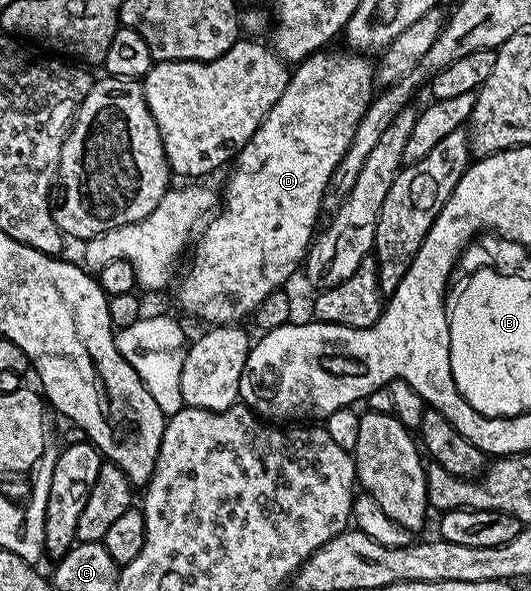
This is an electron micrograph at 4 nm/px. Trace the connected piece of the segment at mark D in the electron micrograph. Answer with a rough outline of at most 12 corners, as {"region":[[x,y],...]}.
{"region":[[316,51],[233,160],[178,303],[238,325],[306,258],[376,95]]}

